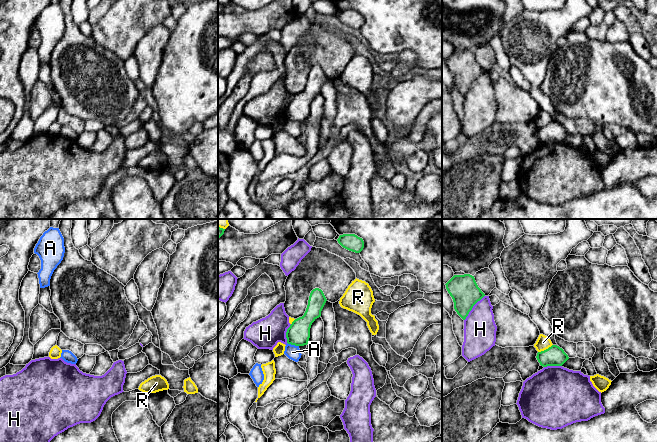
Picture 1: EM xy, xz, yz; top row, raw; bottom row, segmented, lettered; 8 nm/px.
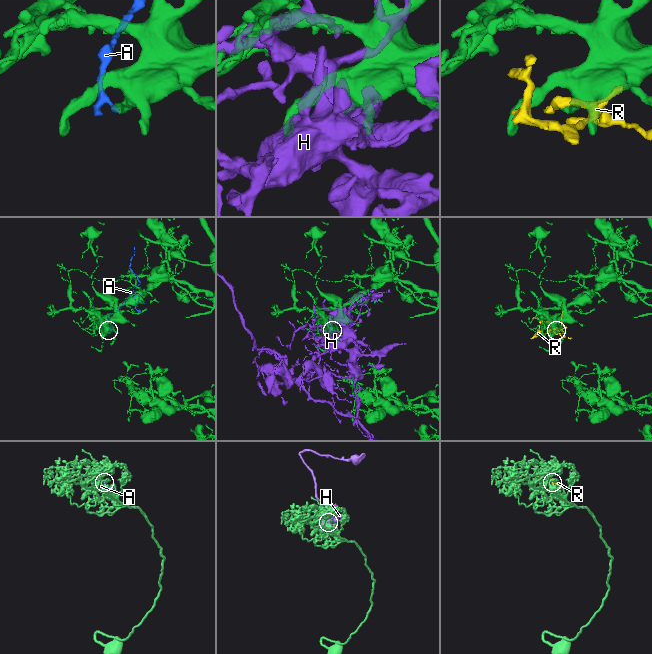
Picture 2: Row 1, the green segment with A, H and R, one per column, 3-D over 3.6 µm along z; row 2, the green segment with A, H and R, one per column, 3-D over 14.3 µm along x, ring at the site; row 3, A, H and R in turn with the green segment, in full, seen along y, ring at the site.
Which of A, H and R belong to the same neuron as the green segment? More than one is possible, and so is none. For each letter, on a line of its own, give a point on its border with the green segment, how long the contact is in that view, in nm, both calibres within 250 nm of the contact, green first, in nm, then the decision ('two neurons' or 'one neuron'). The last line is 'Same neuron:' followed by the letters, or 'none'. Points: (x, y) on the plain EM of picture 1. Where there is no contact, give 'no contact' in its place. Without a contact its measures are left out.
A: xz (293, 120) | 100 nm | 190/110 nm | two neurons
H: yz (472, 83) | 260 nm | 240/260 nm | two neurons
R: yz (546, 125) | 140 nm | 160/110 nm | two neurons
Same neuron: none

